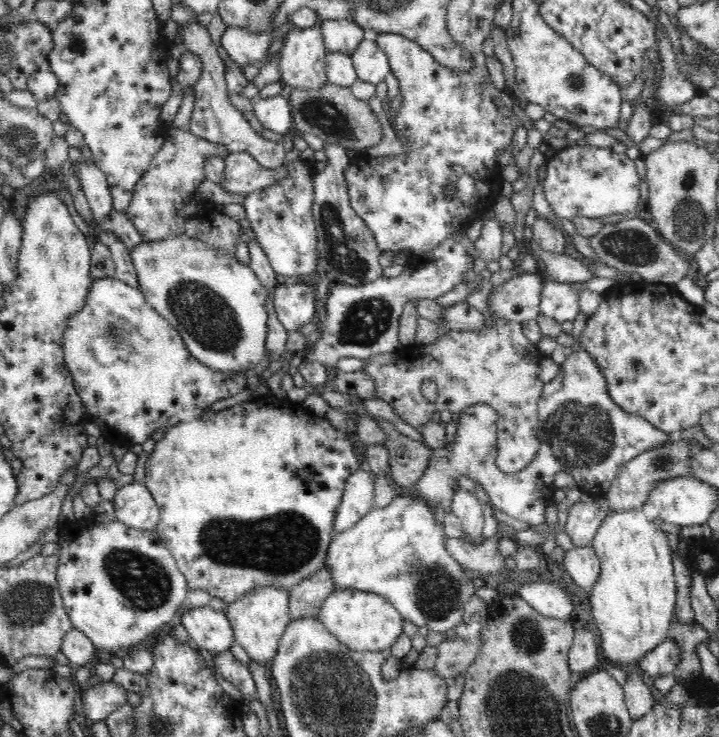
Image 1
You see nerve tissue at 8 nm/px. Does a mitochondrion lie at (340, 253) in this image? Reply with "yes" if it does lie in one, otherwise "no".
yes

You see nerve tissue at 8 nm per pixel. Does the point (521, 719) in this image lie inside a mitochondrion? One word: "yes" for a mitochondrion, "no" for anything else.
yes

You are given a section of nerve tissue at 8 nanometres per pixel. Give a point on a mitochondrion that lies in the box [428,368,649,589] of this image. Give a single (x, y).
(578, 433)

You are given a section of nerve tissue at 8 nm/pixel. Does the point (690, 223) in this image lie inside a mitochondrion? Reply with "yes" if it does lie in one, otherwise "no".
yes

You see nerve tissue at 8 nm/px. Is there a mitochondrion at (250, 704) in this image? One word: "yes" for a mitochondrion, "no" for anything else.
no

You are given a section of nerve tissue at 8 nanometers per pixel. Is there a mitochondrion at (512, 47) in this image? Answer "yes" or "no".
no

